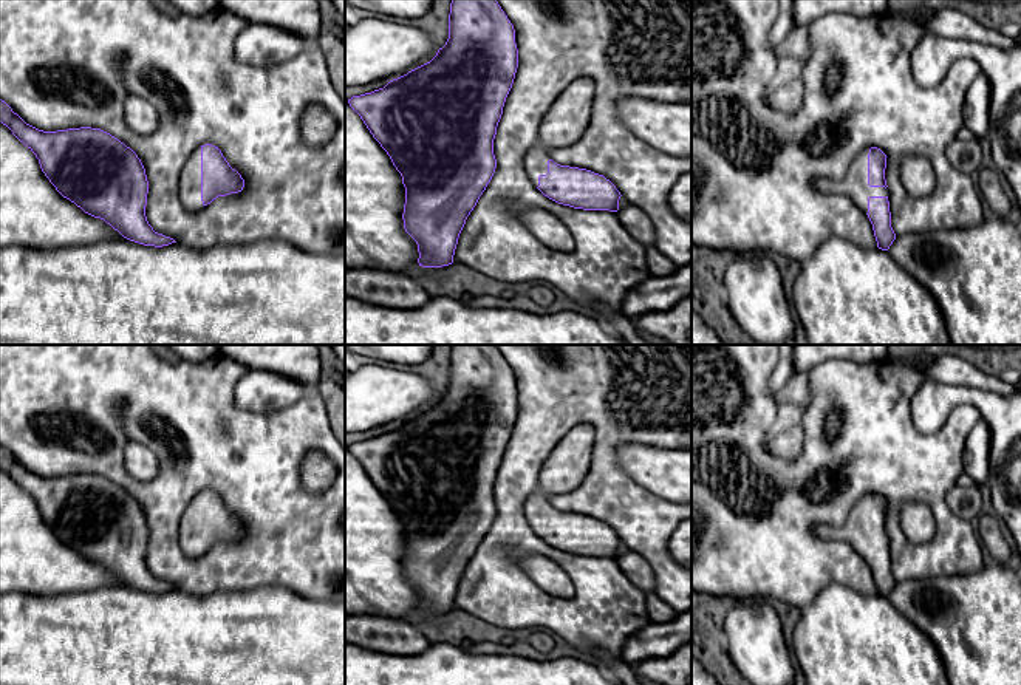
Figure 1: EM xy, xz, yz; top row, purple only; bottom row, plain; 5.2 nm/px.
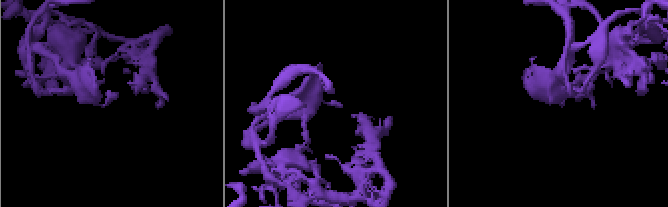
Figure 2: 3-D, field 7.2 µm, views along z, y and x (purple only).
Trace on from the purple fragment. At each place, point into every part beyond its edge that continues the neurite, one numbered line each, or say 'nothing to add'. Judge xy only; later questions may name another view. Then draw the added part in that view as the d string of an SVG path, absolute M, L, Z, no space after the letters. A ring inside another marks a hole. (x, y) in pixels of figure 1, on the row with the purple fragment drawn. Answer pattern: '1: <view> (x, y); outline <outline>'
1: xy (189, 187); outline M198 147L179 175L178 193L181 204L189 212L198 212L203 207L201 201L201 147Z

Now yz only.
1: yz (854, 186); outline M869 148L862 150L846 178L837 182L837 193L849 196L865 213L868 213L869 196L888 196L888 189L868 186L868 153Z

